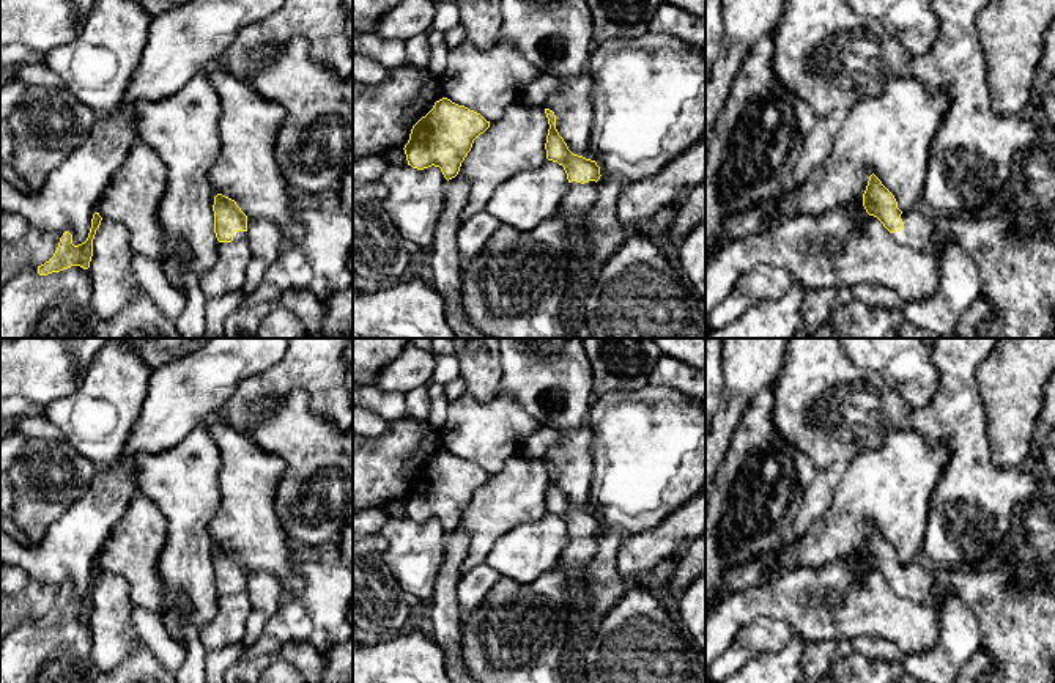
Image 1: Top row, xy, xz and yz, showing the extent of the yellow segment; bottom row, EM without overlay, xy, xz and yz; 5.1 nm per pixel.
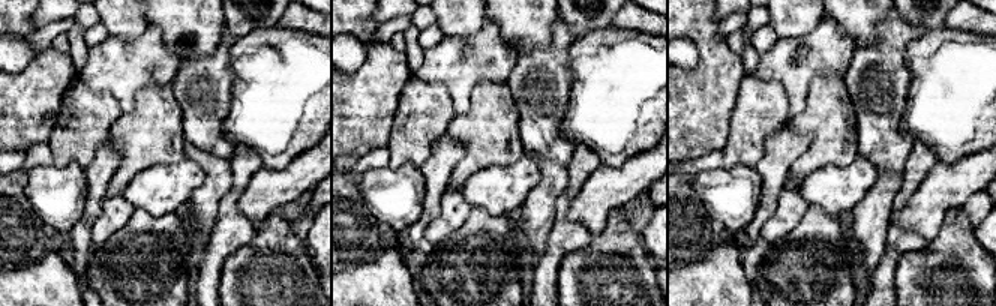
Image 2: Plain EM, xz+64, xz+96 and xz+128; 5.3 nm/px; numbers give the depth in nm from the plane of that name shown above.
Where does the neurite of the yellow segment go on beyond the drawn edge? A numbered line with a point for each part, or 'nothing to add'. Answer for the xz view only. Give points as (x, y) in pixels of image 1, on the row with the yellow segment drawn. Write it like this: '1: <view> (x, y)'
1: xz (580, 199)

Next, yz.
1: yz (918, 230)

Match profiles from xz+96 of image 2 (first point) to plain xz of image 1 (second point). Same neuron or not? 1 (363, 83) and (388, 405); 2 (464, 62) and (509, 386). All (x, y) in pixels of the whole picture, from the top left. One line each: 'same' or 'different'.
1: different
2: different

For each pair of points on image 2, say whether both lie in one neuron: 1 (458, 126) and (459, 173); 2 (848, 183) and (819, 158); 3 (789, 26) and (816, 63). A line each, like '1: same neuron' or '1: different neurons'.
1: same neuron
2: different neurons
3: different neurons

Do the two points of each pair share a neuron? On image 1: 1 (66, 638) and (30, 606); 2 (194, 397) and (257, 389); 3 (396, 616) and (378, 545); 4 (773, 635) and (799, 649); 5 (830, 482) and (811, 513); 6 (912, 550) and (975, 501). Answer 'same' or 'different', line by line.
1: different
2: different
3: same
4: different
5: same
6: different

